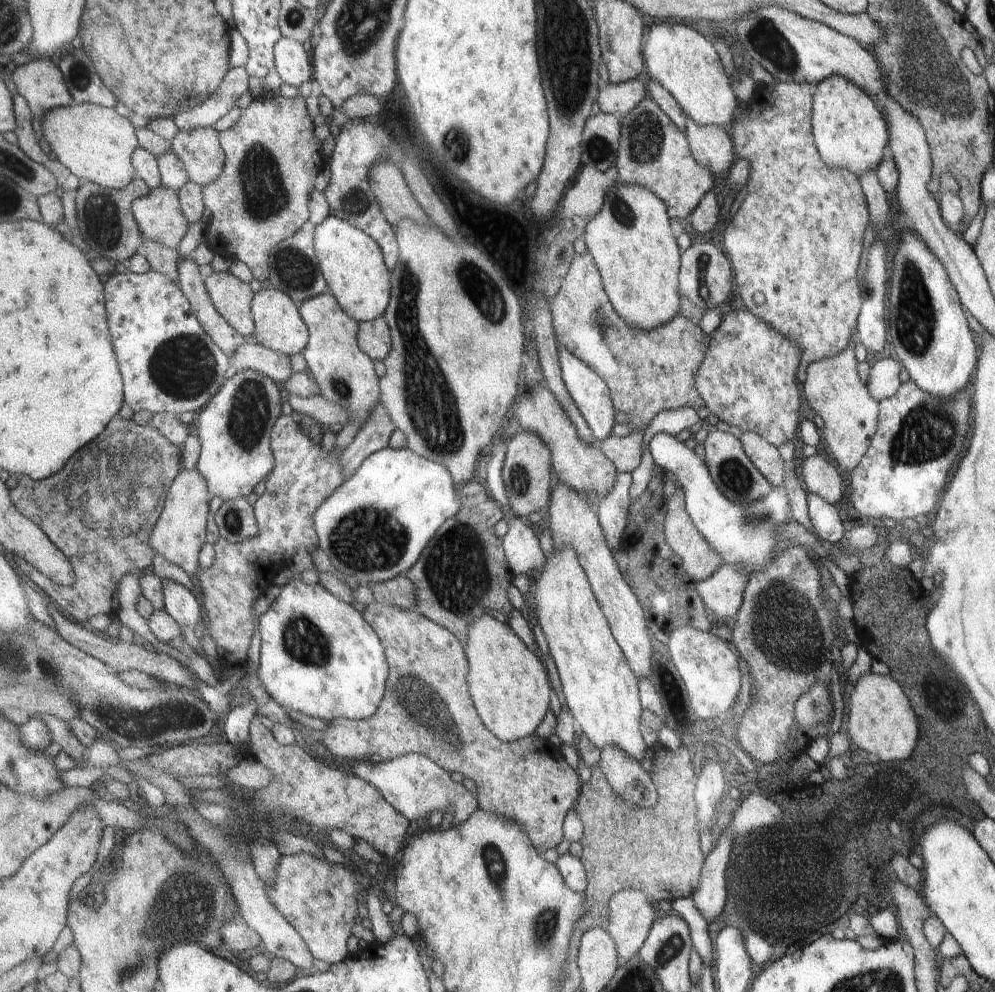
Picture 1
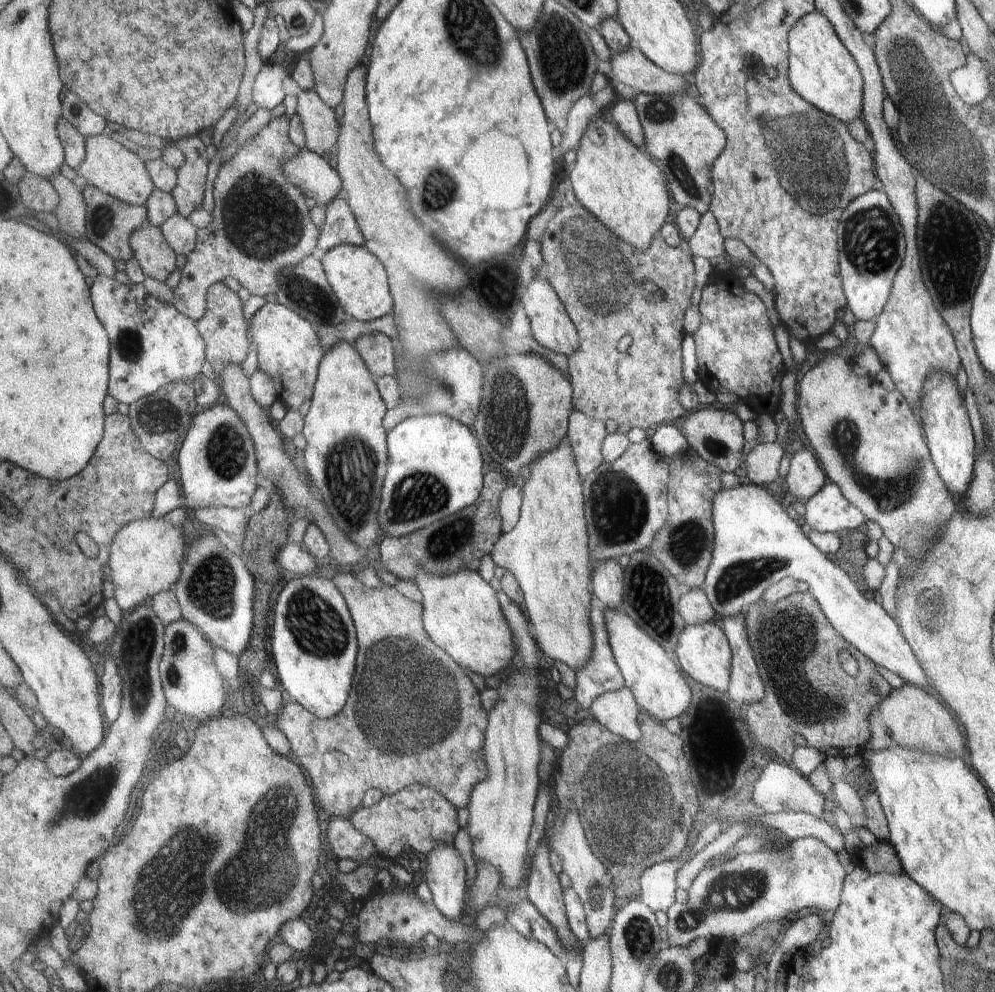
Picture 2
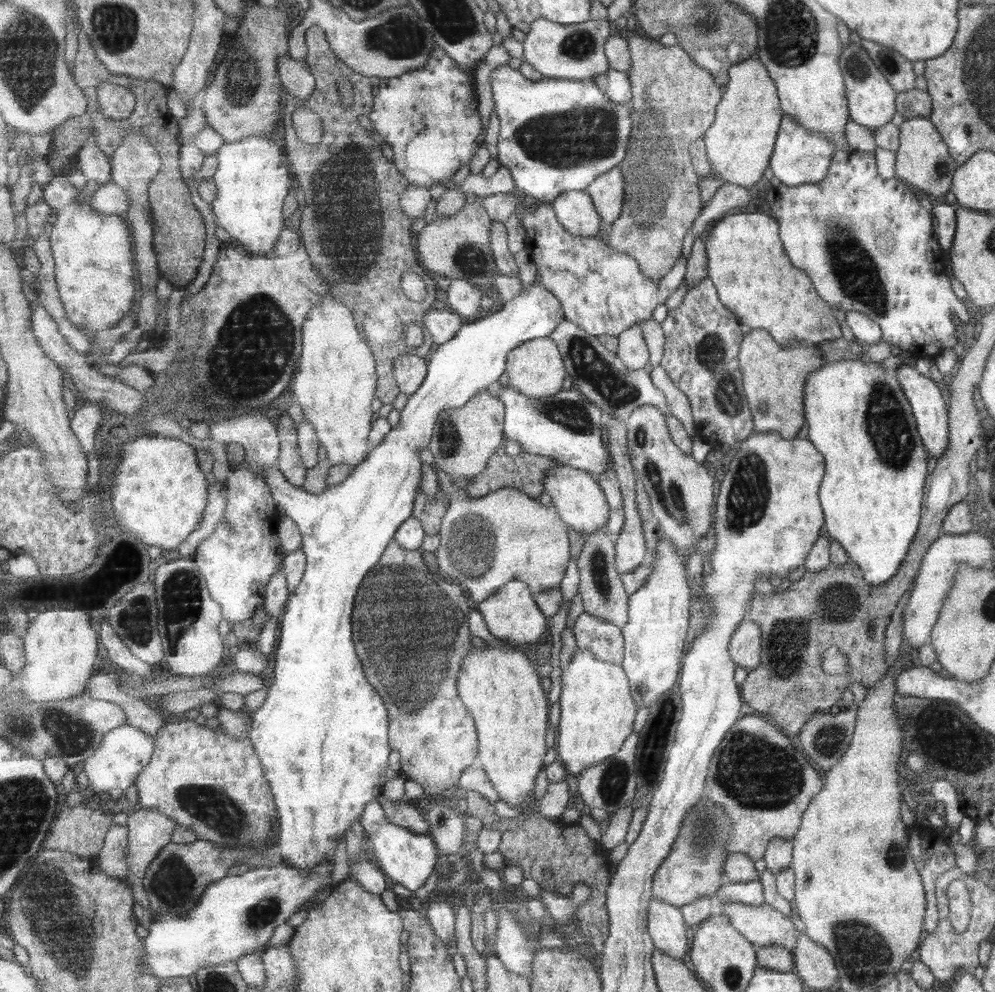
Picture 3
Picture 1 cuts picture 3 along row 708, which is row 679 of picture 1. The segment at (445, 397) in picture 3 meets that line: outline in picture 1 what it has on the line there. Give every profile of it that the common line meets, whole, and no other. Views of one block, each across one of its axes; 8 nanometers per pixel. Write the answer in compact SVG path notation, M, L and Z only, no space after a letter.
M297 576L281 588L280 595L258 621L261 638L258 678L269 696L284 709L329 723L336 719L368 719L380 709L390 675L388 656L380 635L351 603L339 600L322 584L311 586Z

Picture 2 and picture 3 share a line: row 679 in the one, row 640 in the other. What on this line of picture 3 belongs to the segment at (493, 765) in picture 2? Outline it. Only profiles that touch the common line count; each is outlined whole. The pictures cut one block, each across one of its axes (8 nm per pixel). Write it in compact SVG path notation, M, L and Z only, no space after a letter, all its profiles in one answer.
M522 580L508 582L488 599L476 604L475 608L483 613L487 626L494 636L501 639L505 644L513 646L533 644L539 641L544 632L549 630L549 617L541 611L532 589Z

